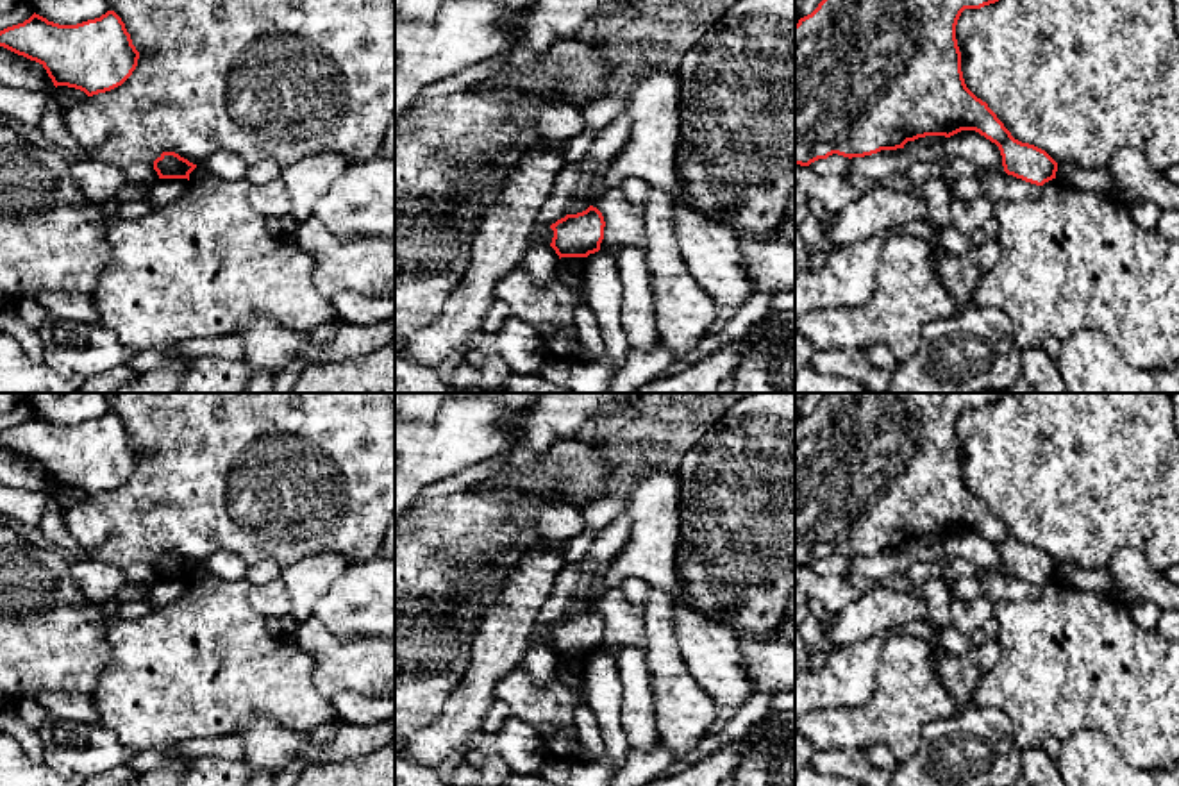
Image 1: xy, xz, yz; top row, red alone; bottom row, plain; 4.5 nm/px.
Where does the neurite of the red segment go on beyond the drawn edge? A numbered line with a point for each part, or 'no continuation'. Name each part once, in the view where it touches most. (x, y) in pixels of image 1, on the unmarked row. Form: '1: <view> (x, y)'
no continuation

